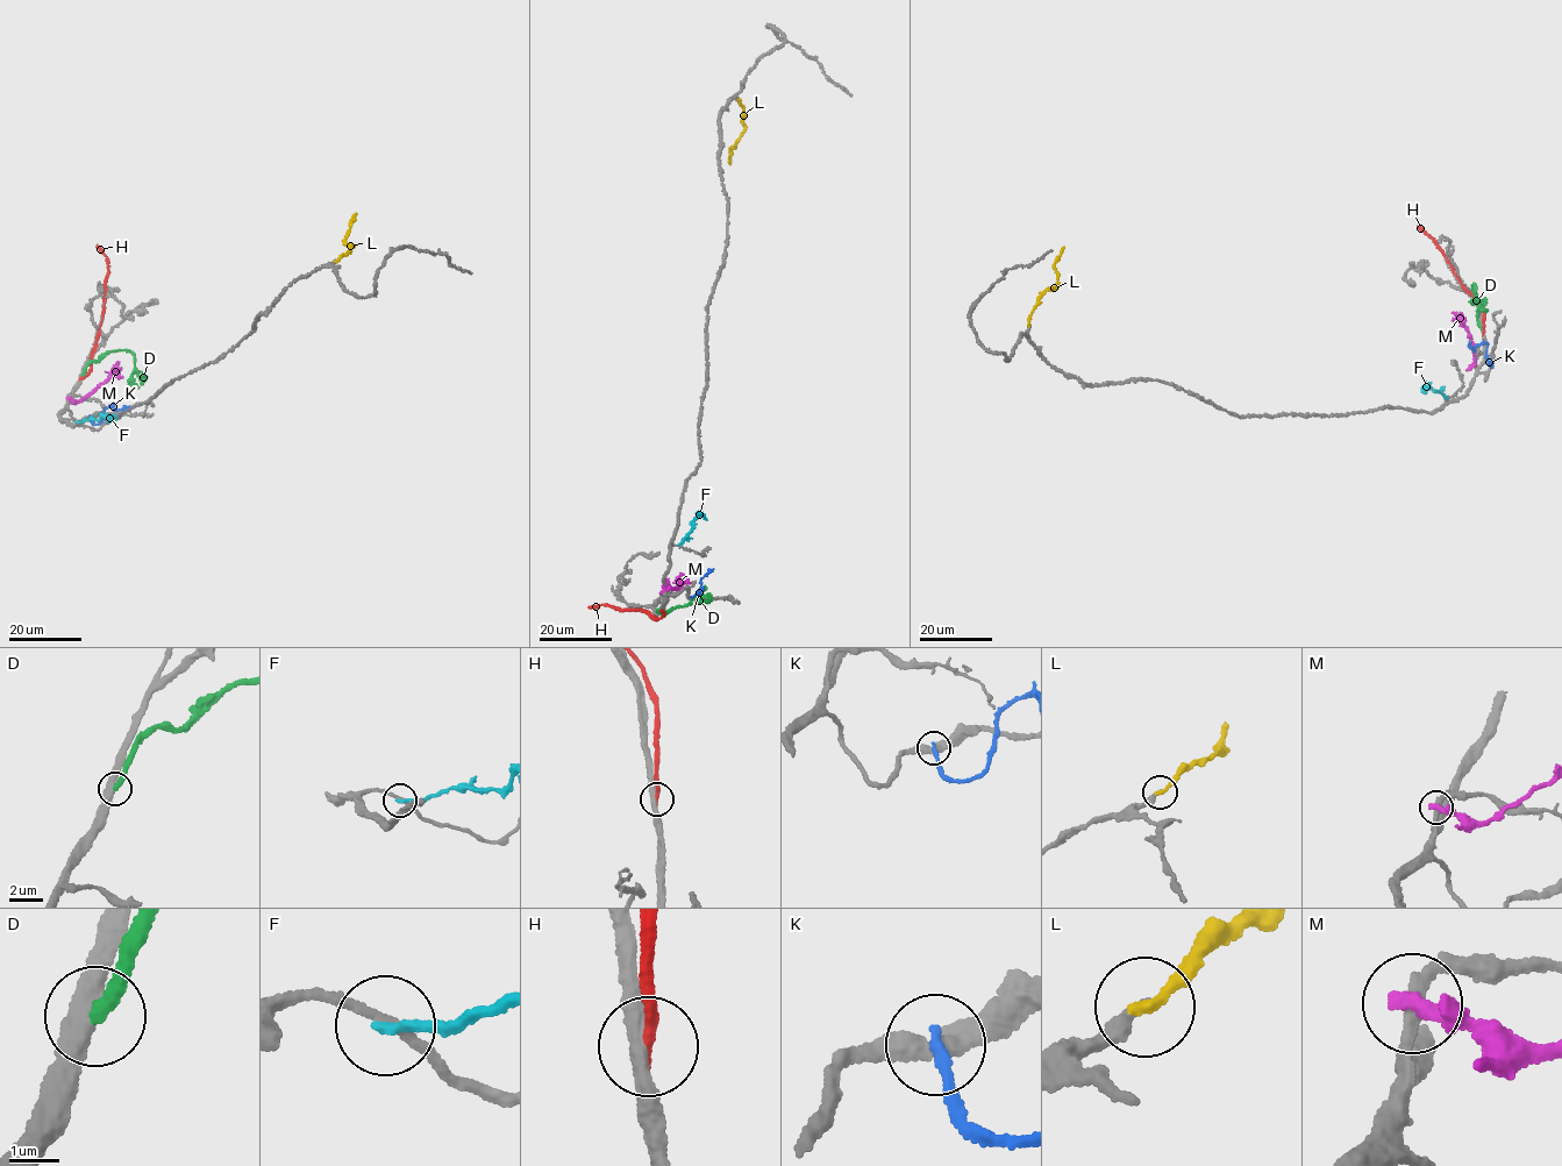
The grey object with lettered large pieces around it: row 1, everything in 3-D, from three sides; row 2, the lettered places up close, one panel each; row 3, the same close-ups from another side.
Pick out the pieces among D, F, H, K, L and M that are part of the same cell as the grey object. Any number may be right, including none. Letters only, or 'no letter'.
D

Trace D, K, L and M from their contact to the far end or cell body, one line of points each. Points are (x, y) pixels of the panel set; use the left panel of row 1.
D: (83, 375), (92, 362), (122, 349), (134, 354), (129, 382), (137, 386), (133, 379)
K: (91, 418), (92, 421), (100, 422), (109, 406), (129, 406)
L: (336, 261), (352, 244), (344, 240), (356, 213)
M: (68, 398), (79, 402), (106, 381), (114, 367), (119, 364)

